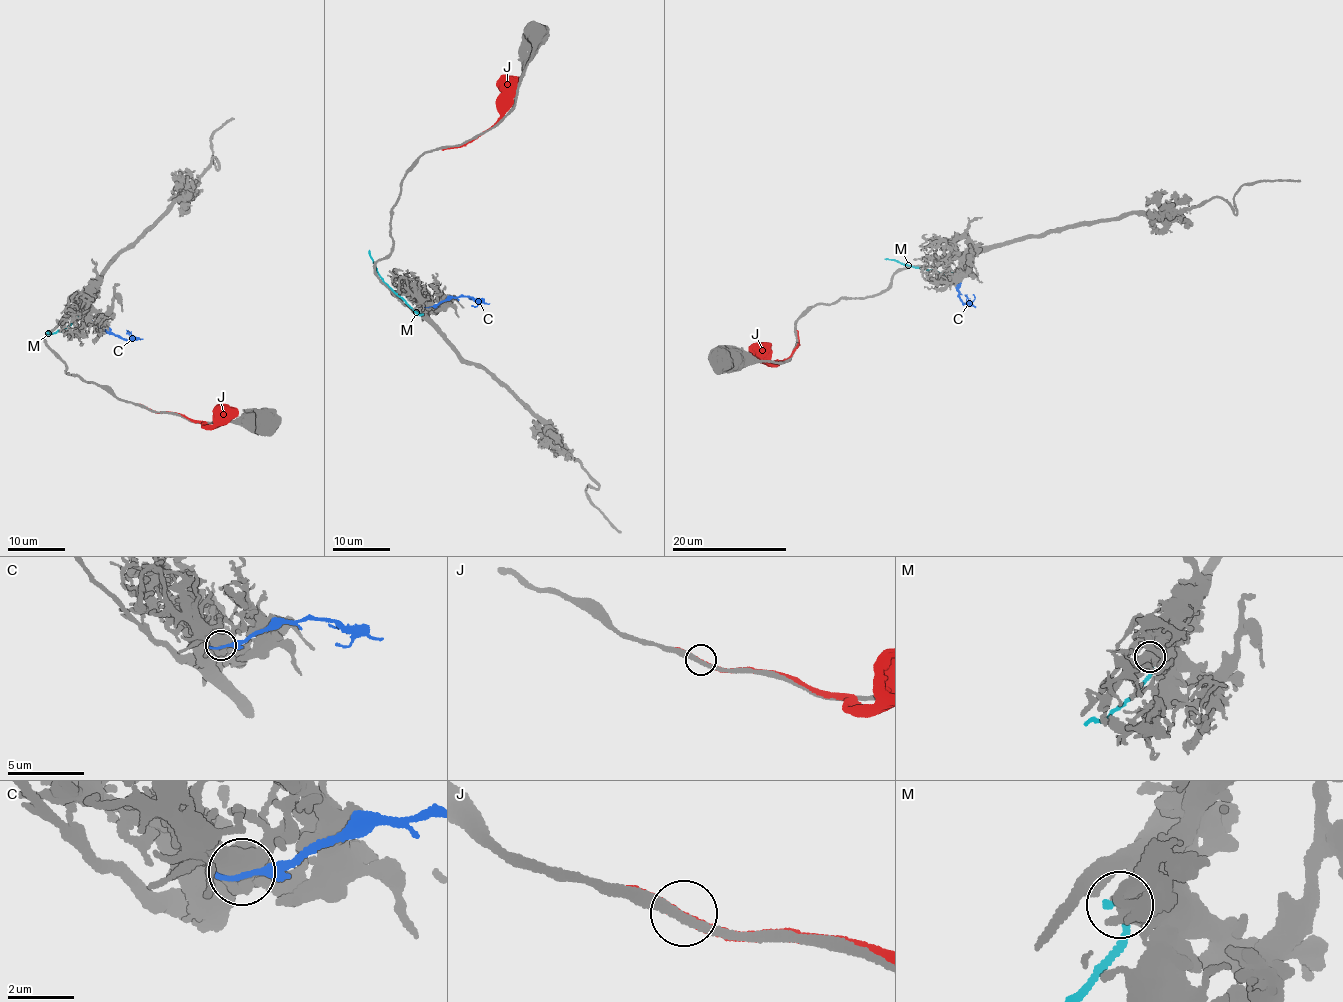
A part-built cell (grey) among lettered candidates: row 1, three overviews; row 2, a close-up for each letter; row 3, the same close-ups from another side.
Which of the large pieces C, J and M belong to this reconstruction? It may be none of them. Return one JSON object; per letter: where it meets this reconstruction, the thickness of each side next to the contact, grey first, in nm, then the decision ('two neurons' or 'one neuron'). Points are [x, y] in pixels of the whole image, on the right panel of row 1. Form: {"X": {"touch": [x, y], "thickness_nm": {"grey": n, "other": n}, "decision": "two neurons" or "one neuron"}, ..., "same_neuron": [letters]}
{"C": {"touch": [961, 272], "thickness_nm": {"grey": 550, "other": 300}, "decision": "two neurons"}, "J": {"touch": [798, 337], "thickness_nm": {"grey": 260, "other": 240}, "decision": "two neurons"}, "M": {"touch": [969, 259], "thickness_nm": {"grey": 650, "other": 220}, "decision": "two neurons"}, "same_neuron": []}

